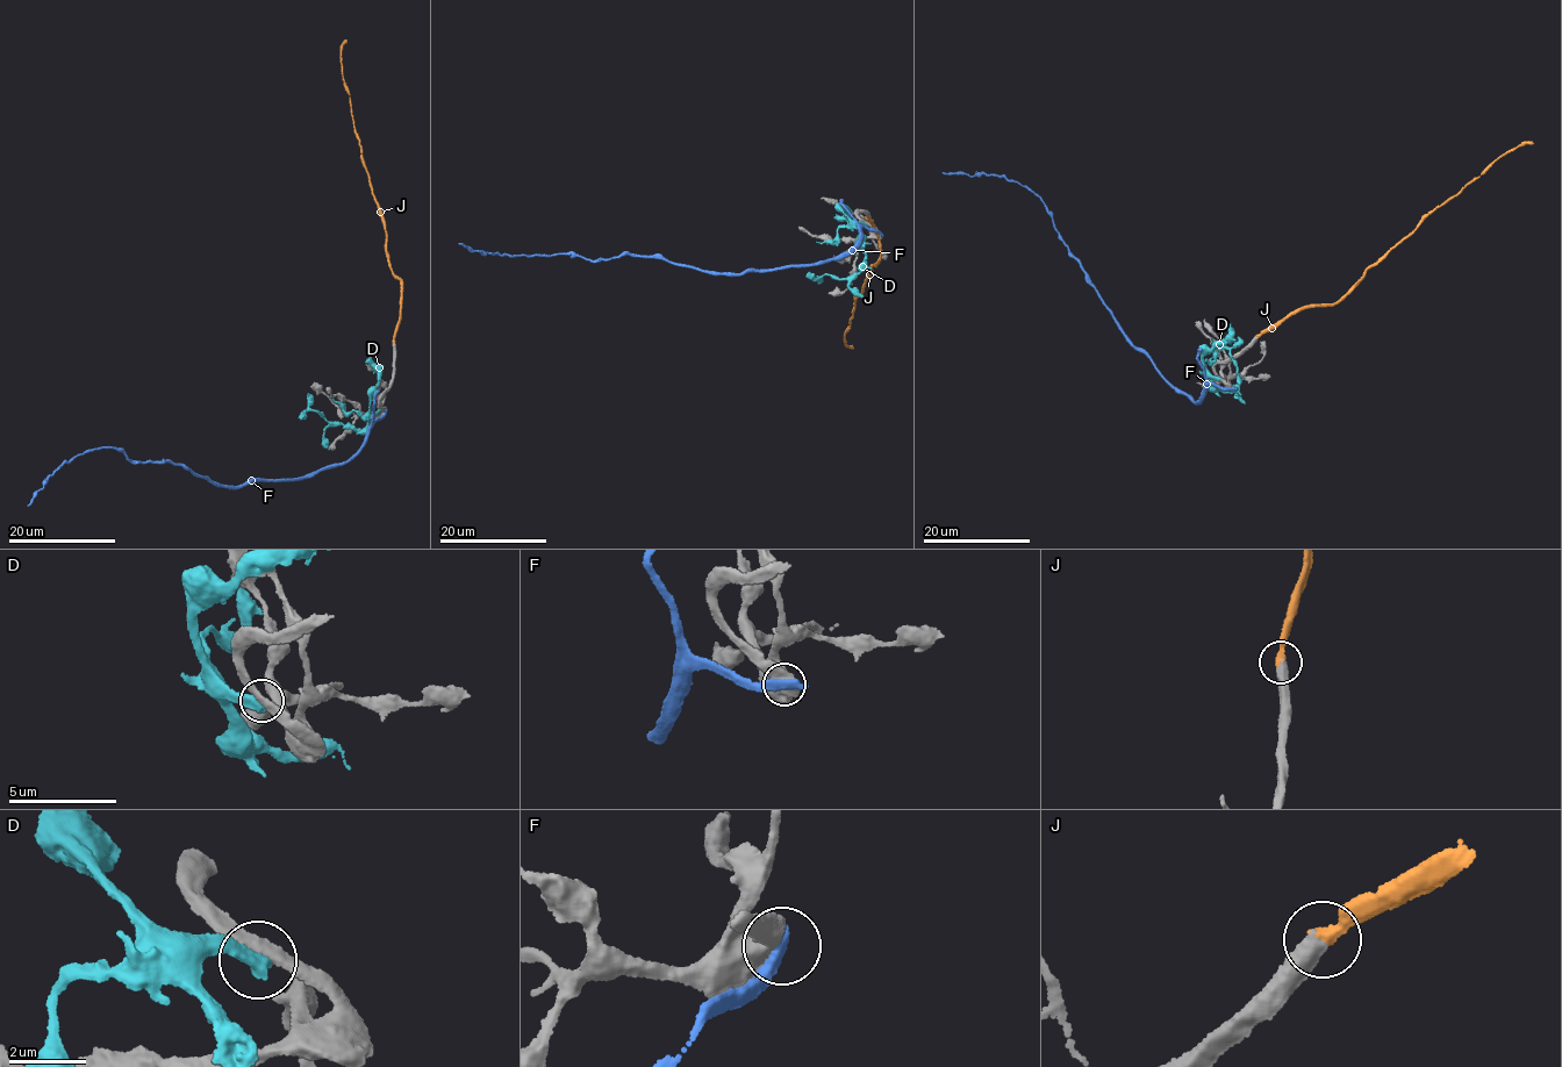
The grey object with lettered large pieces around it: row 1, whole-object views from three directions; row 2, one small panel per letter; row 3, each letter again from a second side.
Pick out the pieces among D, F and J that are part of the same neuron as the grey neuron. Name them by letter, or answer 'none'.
J

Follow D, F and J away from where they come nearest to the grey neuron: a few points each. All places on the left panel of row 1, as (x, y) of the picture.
D: (379, 409), (362, 429), (331, 424), (315, 410), (306, 412), (300, 419)
F: (386, 410), (348, 460), (287, 480), (227, 488), (180, 465), (135, 464), (104, 448), (58, 466), (27, 506)
J: (393, 343), (402, 283), (391, 271), (386, 253), (387, 237), (341, 73), (346, 40)

